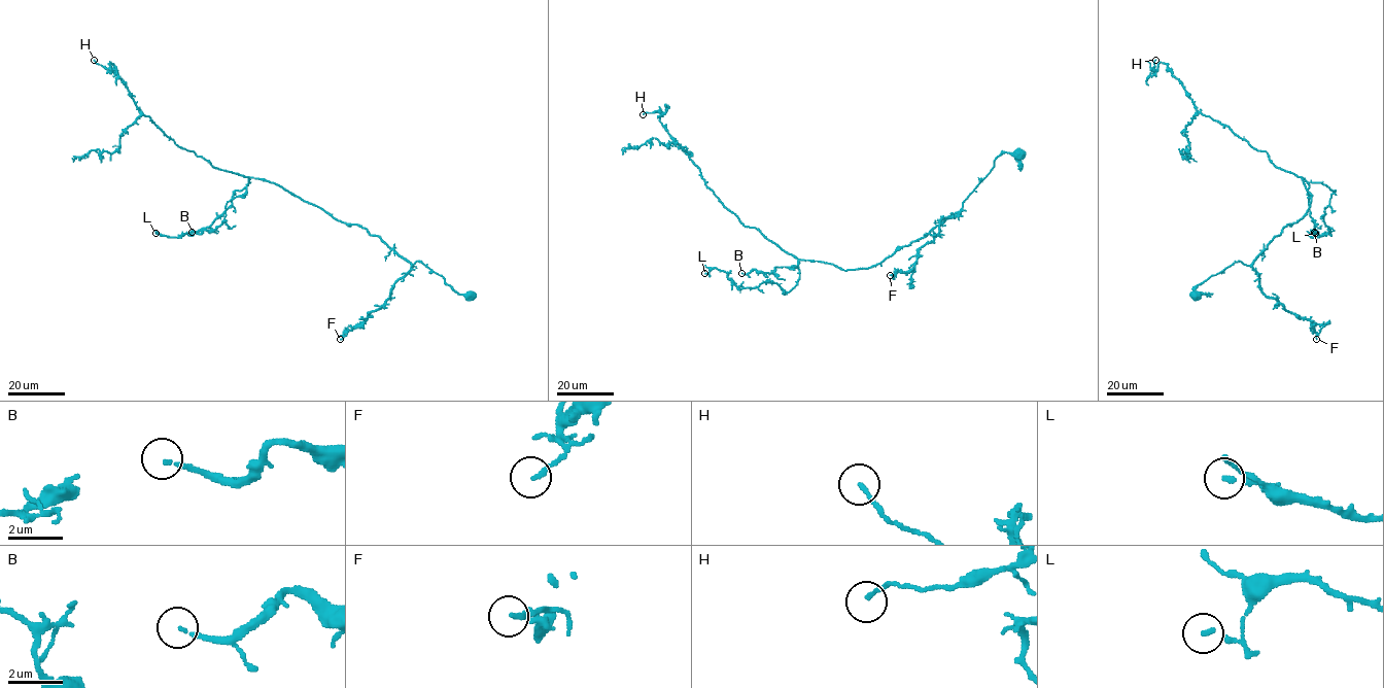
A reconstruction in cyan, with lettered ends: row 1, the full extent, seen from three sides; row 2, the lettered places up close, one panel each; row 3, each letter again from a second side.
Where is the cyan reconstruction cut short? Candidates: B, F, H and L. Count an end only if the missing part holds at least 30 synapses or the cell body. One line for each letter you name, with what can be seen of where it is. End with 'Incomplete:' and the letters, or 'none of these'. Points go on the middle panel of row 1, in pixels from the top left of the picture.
Incomplete: none of these

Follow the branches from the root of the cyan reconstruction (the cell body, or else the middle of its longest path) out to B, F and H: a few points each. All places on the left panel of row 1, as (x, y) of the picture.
B: (471, 295), (359, 226), (257, 178), (227, 203), (219, 226), (192, 232)
F: (471, 295), (458, 294), (441, 275), (416, 262), (394, 284), (385, 303), (340, 339)
H: (471, 295), (359, 226), (180, 147), (137, 108), (115, 67), (94, 60)

